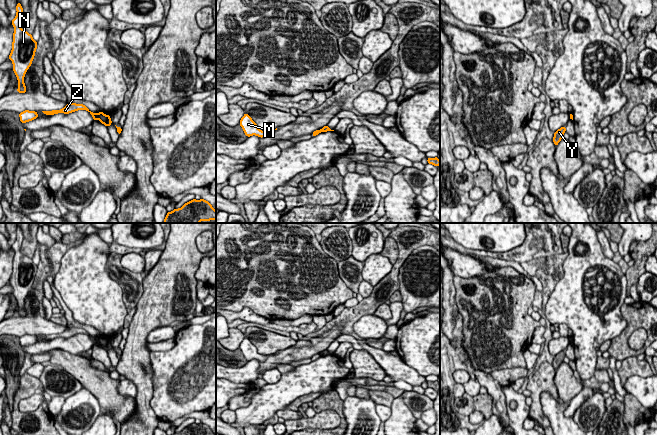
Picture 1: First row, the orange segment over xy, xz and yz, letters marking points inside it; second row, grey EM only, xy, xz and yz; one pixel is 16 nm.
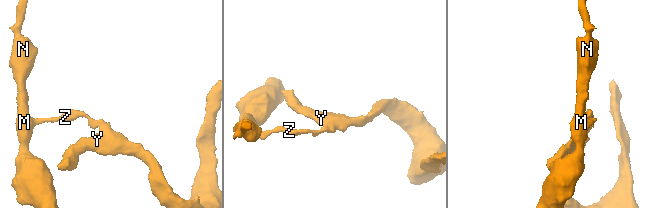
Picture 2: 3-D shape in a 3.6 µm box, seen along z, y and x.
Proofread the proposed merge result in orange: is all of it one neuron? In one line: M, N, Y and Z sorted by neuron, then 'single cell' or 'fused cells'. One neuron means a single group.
groups M N Z / Y; fused cells

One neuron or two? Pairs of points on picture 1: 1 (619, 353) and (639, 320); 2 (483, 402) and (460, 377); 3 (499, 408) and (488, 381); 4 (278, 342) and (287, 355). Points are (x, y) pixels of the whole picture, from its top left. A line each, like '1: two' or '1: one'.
1: one
2: two
3: one
4: two

